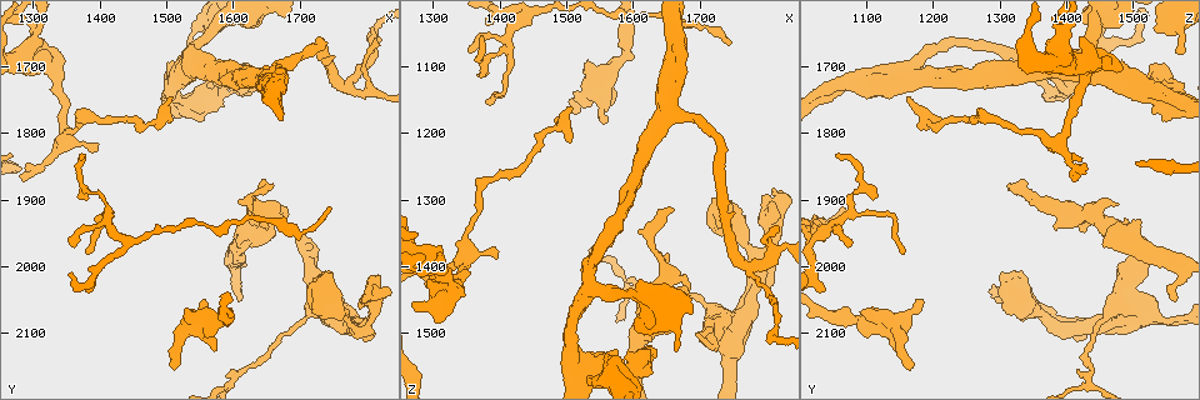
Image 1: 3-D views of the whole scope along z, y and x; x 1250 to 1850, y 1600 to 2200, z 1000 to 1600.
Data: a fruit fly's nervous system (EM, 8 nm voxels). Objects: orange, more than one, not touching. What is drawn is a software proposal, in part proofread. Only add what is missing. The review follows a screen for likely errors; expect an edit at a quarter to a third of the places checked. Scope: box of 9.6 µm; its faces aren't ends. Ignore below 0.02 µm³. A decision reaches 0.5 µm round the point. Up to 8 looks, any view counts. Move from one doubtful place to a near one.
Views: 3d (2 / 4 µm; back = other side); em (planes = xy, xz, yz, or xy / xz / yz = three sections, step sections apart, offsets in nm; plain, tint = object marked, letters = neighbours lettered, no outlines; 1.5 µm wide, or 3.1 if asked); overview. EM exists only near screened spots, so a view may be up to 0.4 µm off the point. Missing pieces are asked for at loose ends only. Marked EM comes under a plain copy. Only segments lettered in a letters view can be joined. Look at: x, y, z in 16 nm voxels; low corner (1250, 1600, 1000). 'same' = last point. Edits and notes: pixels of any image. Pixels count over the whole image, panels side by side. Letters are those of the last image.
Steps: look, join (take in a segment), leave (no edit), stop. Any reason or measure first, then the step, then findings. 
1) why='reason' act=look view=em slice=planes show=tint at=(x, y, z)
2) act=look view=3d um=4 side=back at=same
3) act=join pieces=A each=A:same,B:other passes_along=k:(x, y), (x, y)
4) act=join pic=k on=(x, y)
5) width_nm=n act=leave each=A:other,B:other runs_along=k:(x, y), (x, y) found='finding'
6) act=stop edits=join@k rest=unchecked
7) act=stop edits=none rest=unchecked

why='branch stops here' act=look view=em slice=planes show=letters at=(1510, 2155, 1165)

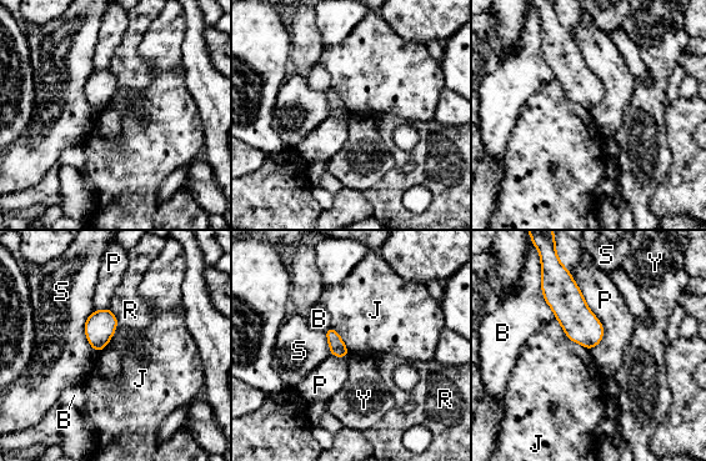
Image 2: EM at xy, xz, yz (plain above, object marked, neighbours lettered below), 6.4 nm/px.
act=leave each=B:other,J:other,P:other,R:other,S:other,Y:other border=2:(93, 310), (84, 334), (96, 352) found='no lettered segment goes on from it'

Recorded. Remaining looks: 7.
why='branch stops here' act=look view=em slice=planes show=letters at=(1535, 2065, 1090)

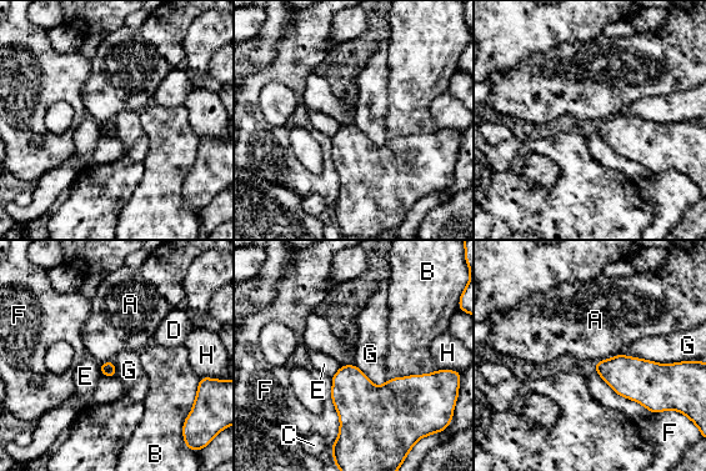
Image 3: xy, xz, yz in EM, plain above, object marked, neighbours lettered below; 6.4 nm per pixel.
act=leave each=A:other,B:other,C:other,D:other,E:other,F:other,G:other,H:other found='no lettered segment goes on from it'

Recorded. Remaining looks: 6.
why='an open end' act=look view=em slice=xy step=4 show=letters at=(1610, 2050, 1560)

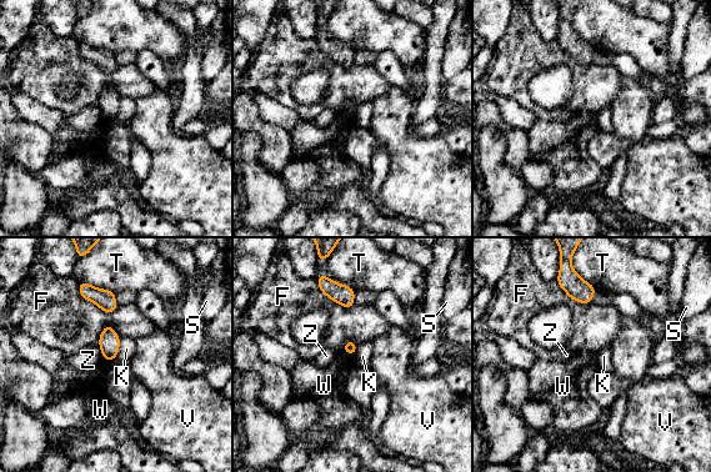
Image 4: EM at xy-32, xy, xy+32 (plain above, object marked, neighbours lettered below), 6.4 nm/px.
why='another direction' act=look view=em slice=planes show=letters at=same

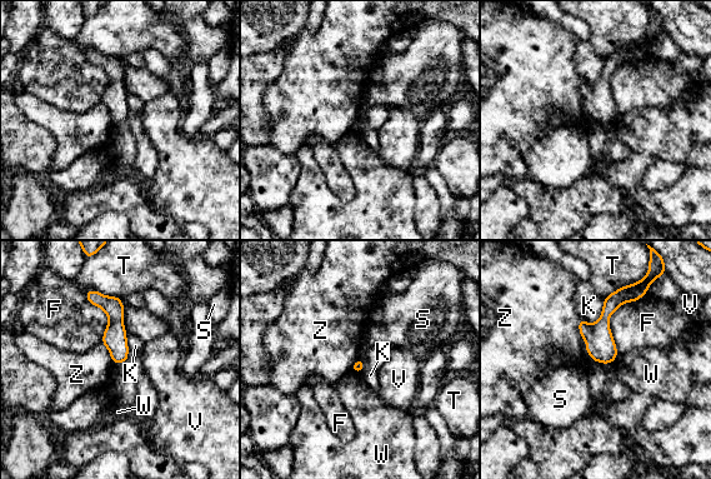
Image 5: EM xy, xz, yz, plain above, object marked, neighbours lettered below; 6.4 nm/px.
act=leave each=F:other,K:other,S:other,T:other,V:other,W:other,Z:other runs_along=5:(626, 290), (606, 312), (596, 358) found='no lettered segment goes on from it'

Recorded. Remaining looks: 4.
act=stop edits=none rest=unchecked

